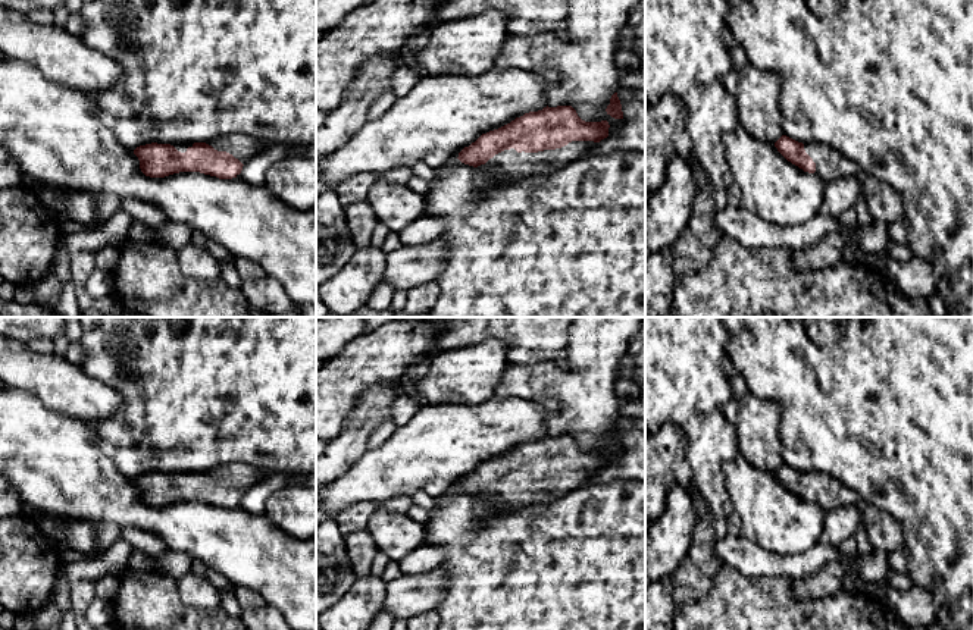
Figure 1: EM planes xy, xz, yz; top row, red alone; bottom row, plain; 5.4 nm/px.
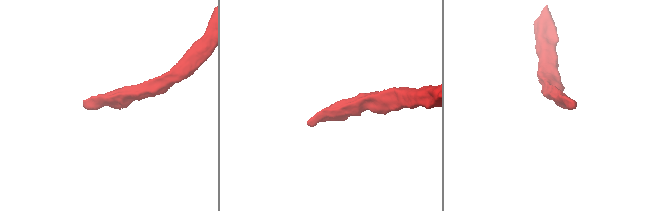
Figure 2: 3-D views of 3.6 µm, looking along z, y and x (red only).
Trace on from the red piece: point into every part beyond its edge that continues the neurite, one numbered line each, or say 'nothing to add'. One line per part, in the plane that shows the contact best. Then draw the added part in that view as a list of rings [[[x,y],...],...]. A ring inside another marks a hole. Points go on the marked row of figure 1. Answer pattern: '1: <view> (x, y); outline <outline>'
1: xz (509, 165); outline [[[572,141],[561,148],[538,153],[517,153],[514,148],[504,150],[485,163],[485,172],[475,181],[475,194],[482,195],[491,184],[548,175],[560,166],[584,157],[595,145],[594,141]]]

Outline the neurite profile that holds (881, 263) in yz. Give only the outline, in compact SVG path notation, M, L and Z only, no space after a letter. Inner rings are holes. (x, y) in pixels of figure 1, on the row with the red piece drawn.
M860 248L857 250L855 260L854 260L854 263L858 264L863 270L876 269L885 278L886 278L889 261L891 257L886 253L882 256L866 256Z

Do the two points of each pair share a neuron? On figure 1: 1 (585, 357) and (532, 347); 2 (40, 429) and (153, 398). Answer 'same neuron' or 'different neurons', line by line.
1: different neurons
2: different neurons

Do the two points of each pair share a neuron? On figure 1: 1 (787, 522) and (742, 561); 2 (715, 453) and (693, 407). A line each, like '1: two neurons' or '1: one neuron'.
1: two neurons
2: one neuron

